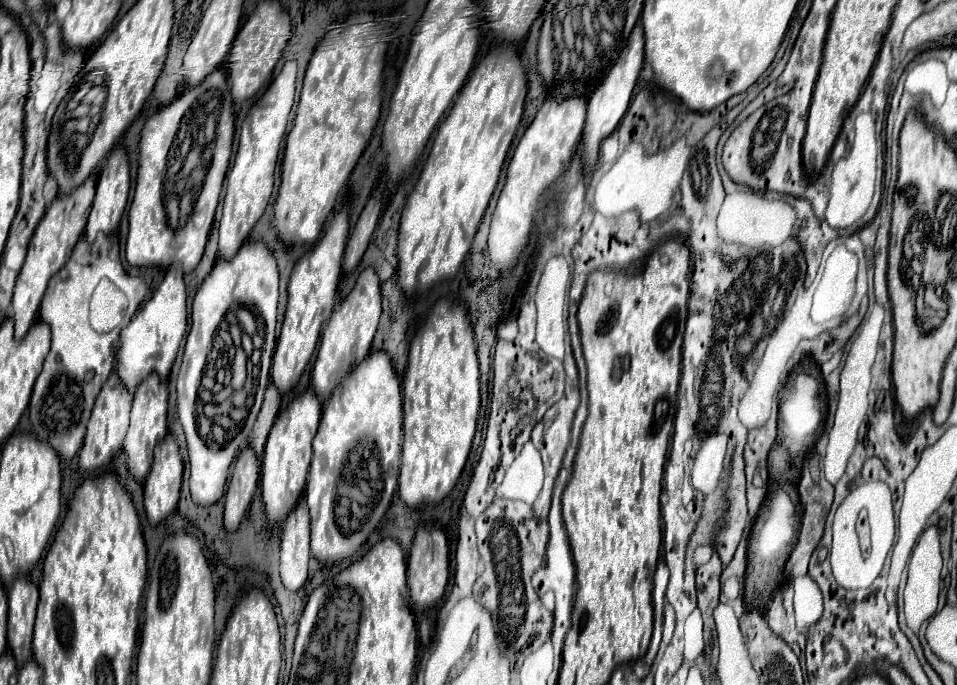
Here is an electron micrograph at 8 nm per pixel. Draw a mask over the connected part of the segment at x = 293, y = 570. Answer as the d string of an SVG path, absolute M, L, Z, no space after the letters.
M303 498L289 512L281 534L281 580L287 590L297 592L307 580L309 562L309 508Z

